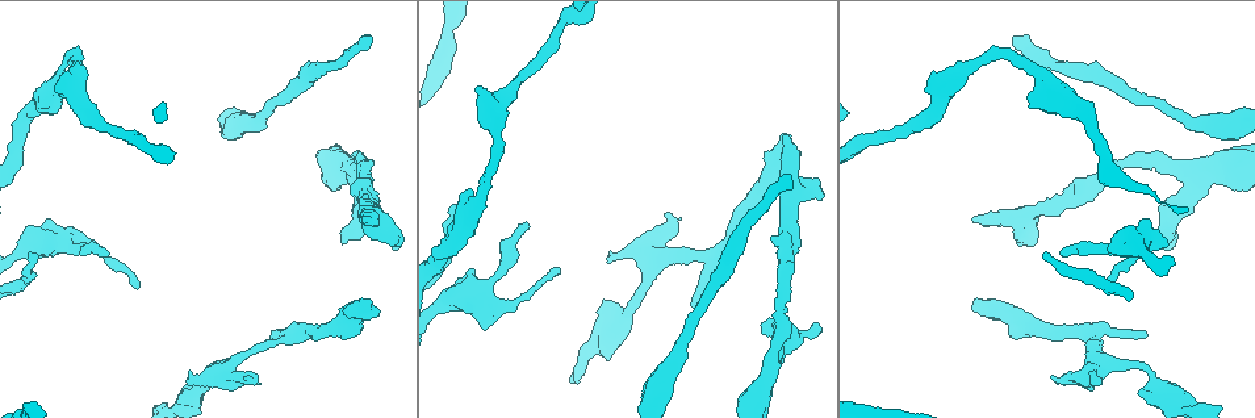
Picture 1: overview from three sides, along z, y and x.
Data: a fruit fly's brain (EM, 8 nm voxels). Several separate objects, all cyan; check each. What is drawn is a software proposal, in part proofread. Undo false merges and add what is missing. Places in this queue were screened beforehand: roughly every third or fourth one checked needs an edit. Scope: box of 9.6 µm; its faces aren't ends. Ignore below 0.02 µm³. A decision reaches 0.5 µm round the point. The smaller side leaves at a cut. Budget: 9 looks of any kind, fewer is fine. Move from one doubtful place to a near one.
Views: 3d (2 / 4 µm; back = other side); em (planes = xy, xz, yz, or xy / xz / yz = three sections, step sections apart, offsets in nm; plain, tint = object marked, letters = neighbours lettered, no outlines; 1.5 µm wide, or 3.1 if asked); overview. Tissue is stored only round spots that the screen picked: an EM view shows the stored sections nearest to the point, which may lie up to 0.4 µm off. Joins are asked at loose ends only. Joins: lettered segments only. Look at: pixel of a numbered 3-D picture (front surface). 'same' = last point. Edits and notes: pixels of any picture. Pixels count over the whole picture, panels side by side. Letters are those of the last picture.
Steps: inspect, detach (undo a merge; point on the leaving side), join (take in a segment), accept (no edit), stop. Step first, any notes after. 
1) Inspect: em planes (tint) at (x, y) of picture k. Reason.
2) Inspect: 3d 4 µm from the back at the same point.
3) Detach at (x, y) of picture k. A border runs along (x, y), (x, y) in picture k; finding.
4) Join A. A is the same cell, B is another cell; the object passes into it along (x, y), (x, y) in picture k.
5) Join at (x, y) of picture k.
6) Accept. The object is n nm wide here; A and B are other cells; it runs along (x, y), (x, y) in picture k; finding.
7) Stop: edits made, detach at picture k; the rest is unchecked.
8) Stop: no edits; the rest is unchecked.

Inspect: em xy step 8 (tint) at (1047, 87) of picture 1. Thick turns thin.

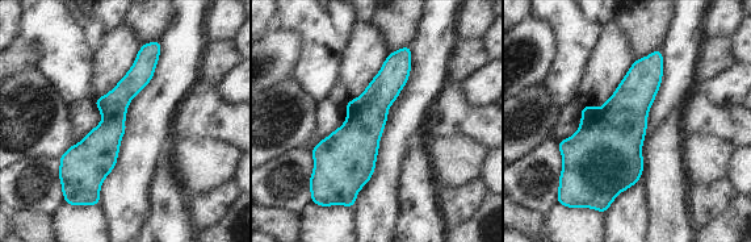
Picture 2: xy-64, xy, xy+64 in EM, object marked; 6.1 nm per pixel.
Inspect: em planes (tint) at the same point. Another direction.

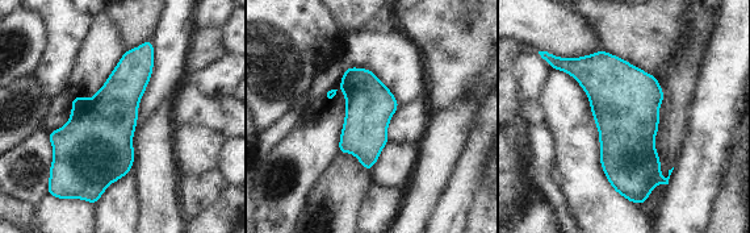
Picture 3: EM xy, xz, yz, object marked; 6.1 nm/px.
Inspect: em planes (letters) at the same point. See the neighbours.

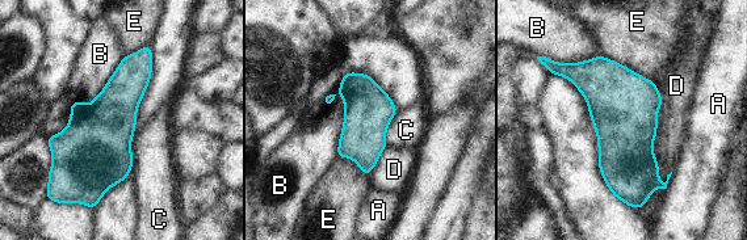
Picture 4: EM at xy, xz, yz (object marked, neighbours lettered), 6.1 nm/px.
Accept. The object is 300 nm wide here; A, B, C, D and E are other cells; a border runs along (339, 93), (343, 127), (336, 158) in picture 4; all the same neuron.

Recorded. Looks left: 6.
Inspect: 3d 4 µm at (189, 379) of picture 1. Free end.

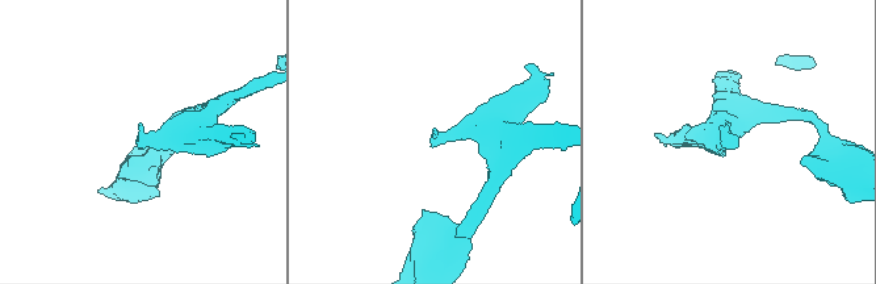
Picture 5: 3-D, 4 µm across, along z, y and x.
Inspect: em planes (letters) at (736, 135) of picture 5. Now the EM.

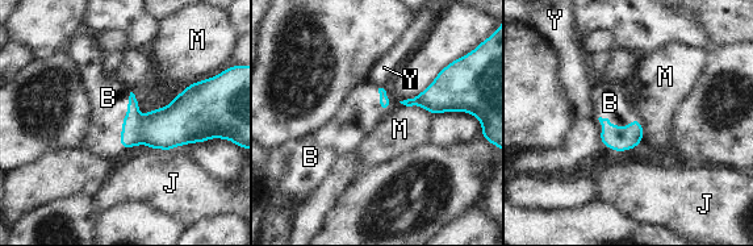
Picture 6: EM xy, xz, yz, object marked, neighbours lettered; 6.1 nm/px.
Join at (610, 103) of picture 6. B is the same cell, J, M and Y are other cells; the object passes into it along (616, 138), (618, 126), (610, 103) in picture 6; the neuron continues.

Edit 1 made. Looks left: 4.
Inspect: em yz step 4 (letters) at (973, 220) of picture 1. Thick end.

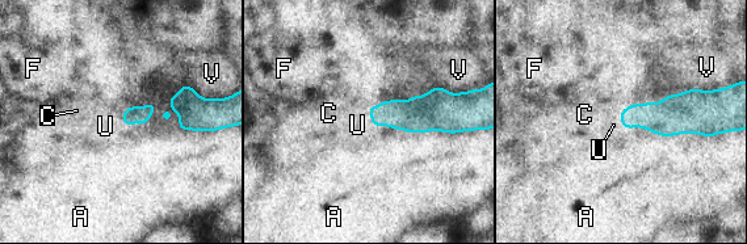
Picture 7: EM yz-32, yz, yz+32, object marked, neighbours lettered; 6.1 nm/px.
Join at (357, 125) of picture 7. U is the same cell, A, C, F and V are other cells; the object passes into it along (412, 116), (372, 120), (357, 125) in picture 7; it goes on there.

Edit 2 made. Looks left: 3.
Inspect: em xz step 8 (tint) at (1018, 37) of picture 1. Branch stops here.

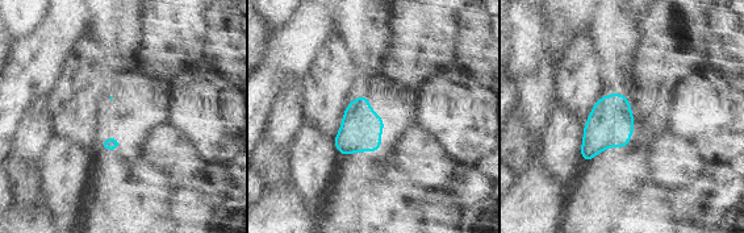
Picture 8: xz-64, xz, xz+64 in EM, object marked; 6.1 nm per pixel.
Inspect: em xy step 8 (letters) at the same point. Another direction.

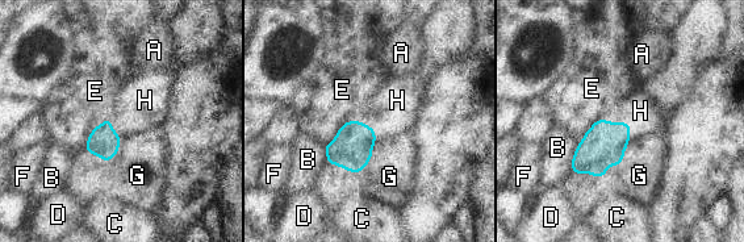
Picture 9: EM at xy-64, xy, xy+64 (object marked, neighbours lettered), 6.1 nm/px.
Join at (143, 103) of picture 9. H is the same cell, A, B, C, D, E, F and G are other cells; the object passes into it along (104, 142), (112, 129), (143, 103) in picture 9; it goes on there.

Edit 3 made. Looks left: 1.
Stop: edits made, join at picture 6, join at picture 7, join at picture 9; the rest is unchecked.

